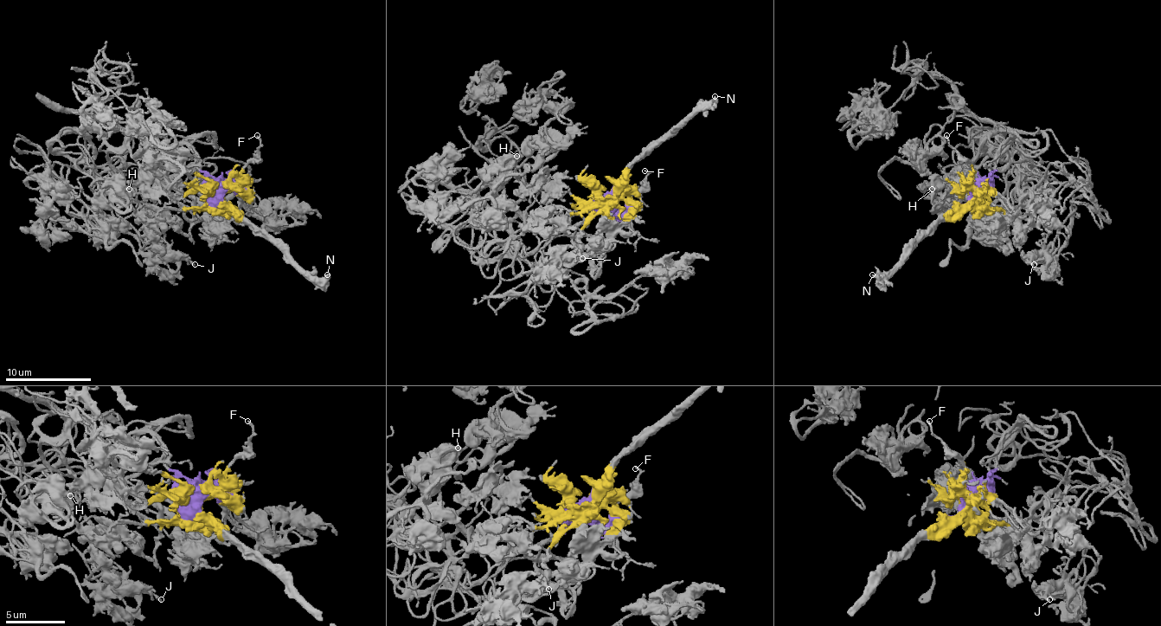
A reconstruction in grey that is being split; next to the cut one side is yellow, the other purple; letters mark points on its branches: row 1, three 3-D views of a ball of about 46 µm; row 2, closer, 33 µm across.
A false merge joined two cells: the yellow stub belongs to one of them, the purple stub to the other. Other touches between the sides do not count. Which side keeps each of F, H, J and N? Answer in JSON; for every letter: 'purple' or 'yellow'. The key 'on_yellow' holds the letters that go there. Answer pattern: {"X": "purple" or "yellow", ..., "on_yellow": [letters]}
{"F": "yellow", "H": "purple", "J": "purple", "N": "yellow", "on_yellow": ["F", "N"]}

